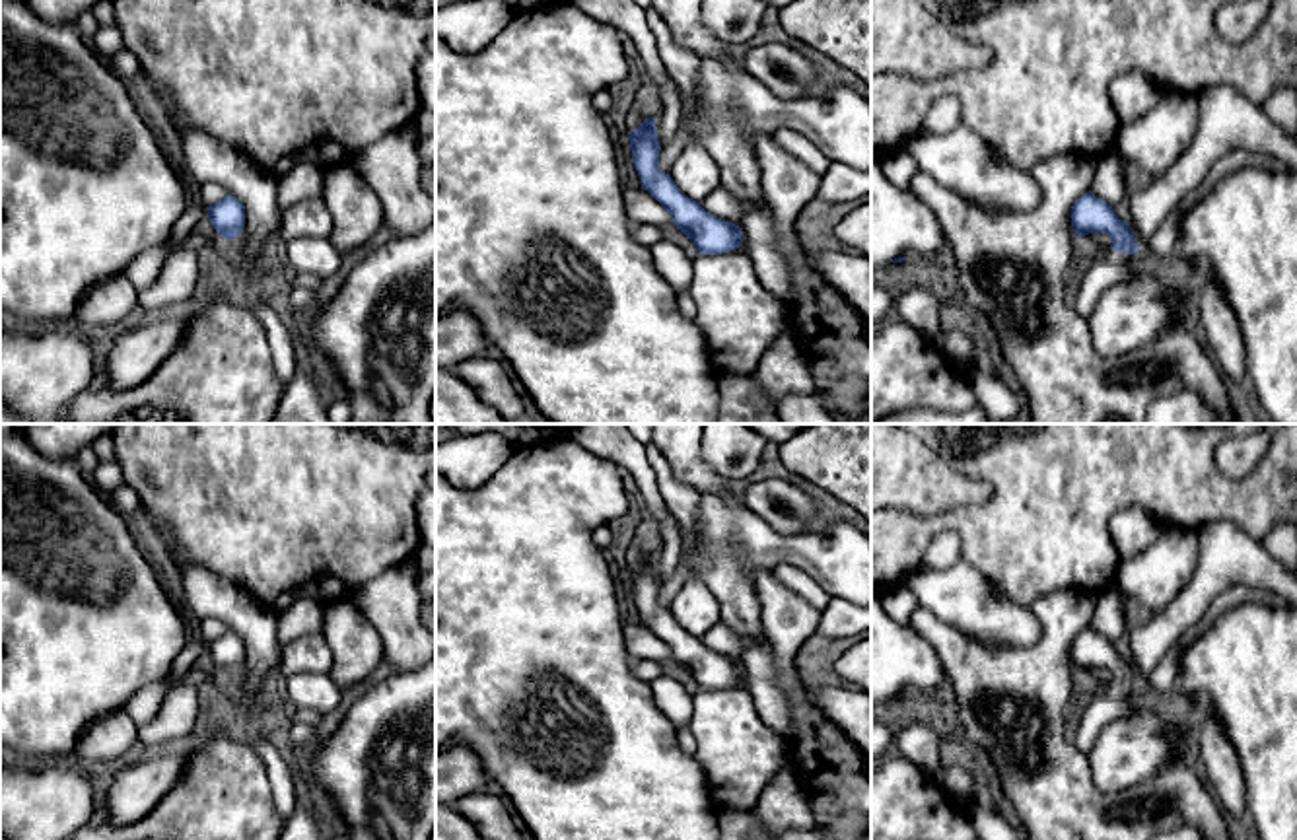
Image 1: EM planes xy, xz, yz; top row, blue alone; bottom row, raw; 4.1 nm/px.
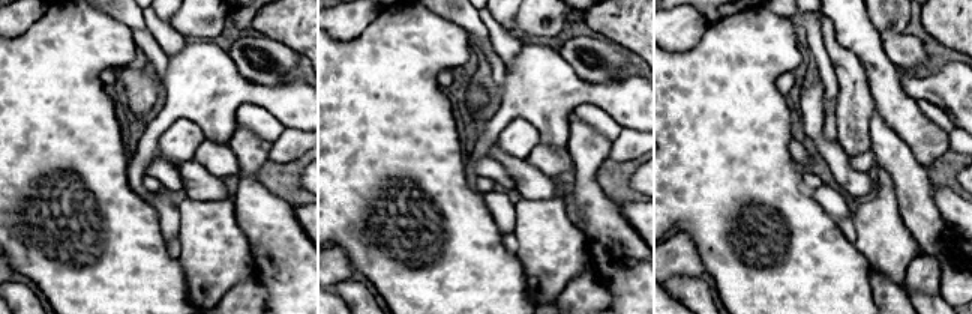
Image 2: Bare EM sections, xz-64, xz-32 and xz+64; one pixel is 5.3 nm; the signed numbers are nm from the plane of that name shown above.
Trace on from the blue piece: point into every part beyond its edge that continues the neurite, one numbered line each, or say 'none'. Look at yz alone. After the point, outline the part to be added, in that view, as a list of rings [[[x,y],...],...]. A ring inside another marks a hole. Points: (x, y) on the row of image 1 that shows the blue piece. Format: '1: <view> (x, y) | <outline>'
1: yz (1101, 271) | [[[1106,249],[1101,255],[1087,255],[1083,274],[1077,284],[1077,299],[1073,309],[1087,321],[1101,294],[1116,284],[1126,284],[1147,264],[1139,255],[1126,255]]]

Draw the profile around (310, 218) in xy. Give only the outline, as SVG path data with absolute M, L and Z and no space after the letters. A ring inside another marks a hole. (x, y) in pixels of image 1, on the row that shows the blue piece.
M323 198L294 204L282 214L276 243L284 245L298 237L329 237L333 216Z

